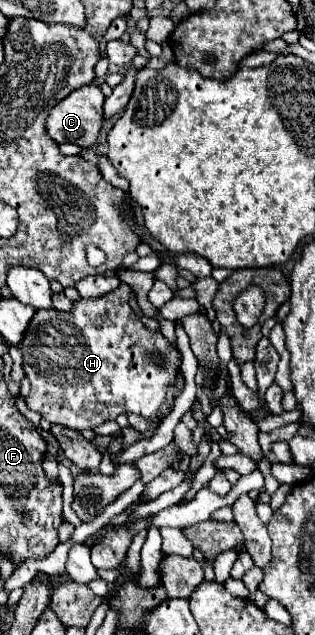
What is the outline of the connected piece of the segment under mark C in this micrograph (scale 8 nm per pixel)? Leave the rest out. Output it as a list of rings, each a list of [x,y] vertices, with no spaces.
[[[84,85],[64,97],[48,115],[46,131],[56,143],[74,143],[78,147],[92,147],[102,127],[102,103],[104,95],[98,85]]]

